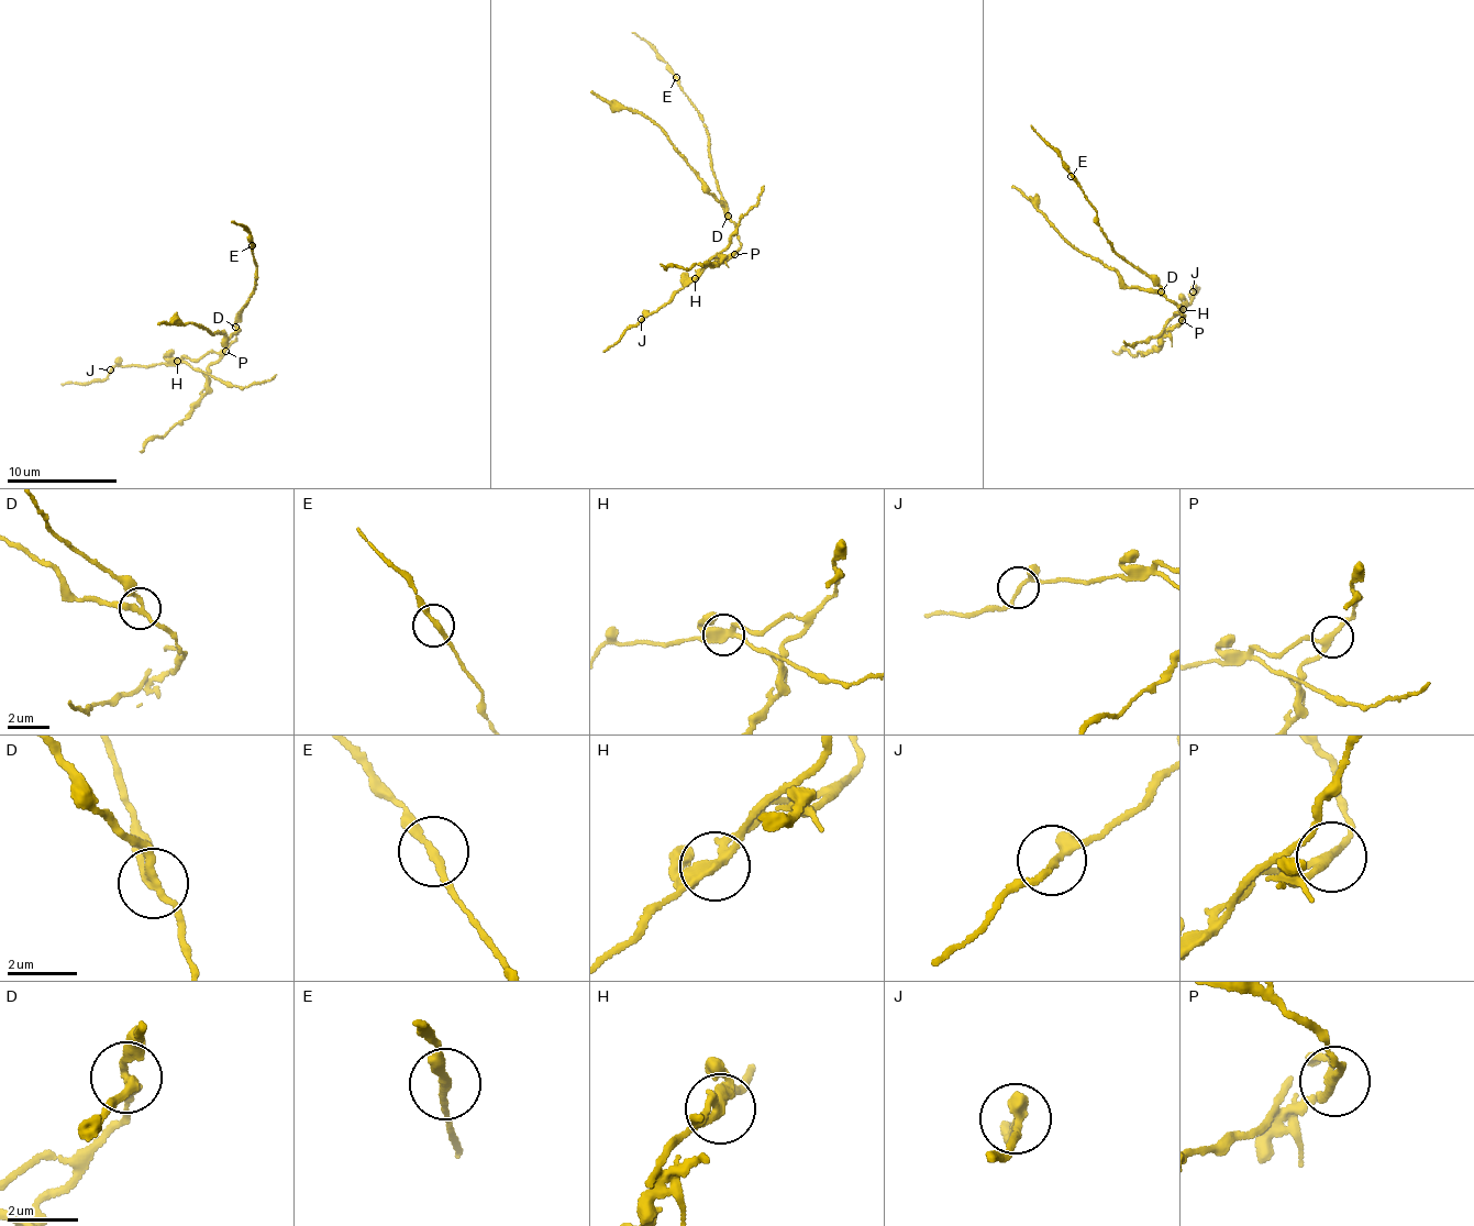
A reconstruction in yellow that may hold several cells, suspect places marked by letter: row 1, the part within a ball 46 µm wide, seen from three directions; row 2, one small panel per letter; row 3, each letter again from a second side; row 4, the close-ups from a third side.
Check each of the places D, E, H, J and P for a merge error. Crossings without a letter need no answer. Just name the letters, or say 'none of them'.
D, H, P

